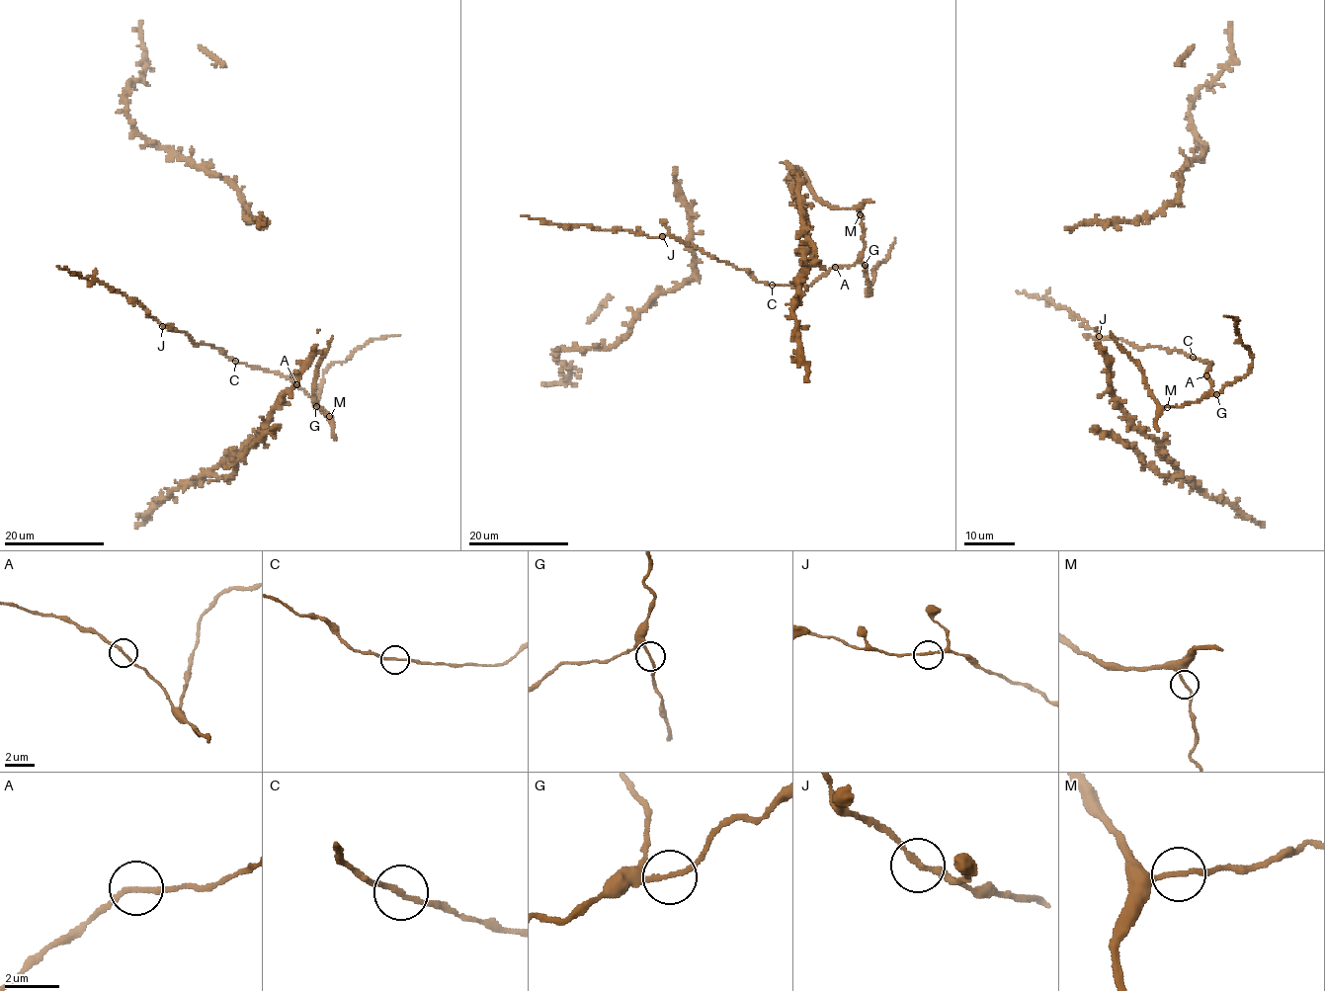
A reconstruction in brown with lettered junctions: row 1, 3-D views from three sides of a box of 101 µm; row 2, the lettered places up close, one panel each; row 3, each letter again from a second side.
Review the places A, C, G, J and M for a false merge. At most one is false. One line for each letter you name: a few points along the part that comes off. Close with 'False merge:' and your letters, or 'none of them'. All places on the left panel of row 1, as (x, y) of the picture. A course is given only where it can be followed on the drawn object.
False merge: none of them

